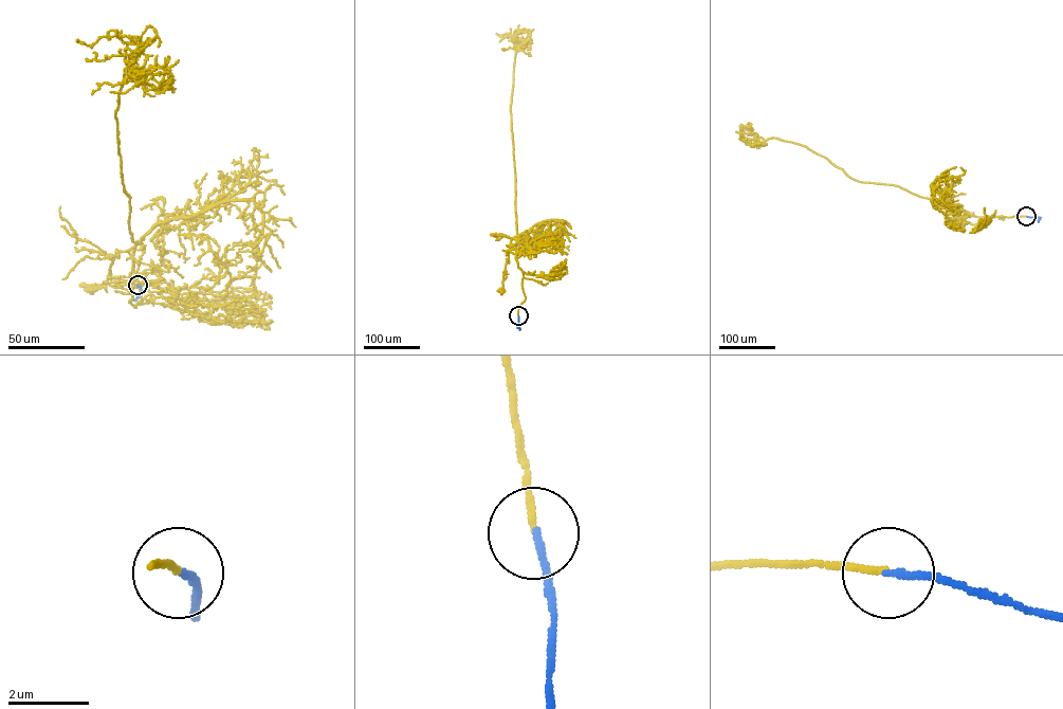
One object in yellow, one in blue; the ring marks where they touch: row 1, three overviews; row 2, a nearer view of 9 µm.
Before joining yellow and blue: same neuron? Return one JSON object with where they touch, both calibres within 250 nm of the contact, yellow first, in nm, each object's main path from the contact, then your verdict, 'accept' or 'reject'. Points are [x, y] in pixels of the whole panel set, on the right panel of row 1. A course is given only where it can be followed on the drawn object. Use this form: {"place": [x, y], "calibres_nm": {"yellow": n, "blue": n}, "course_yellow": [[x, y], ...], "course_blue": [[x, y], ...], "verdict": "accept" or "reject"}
{"place": [1026, 216], "calibres_nm": {"yellow": 150, "blue": 170}, "course_yellow": [[1026, 216], [993, 217], [972, 224], [948, 204], [976, 216], [1001, 217]], "course_blue": [[1026, 216], [1040, 217], [1038, 222]], "verdict": "accept"}

